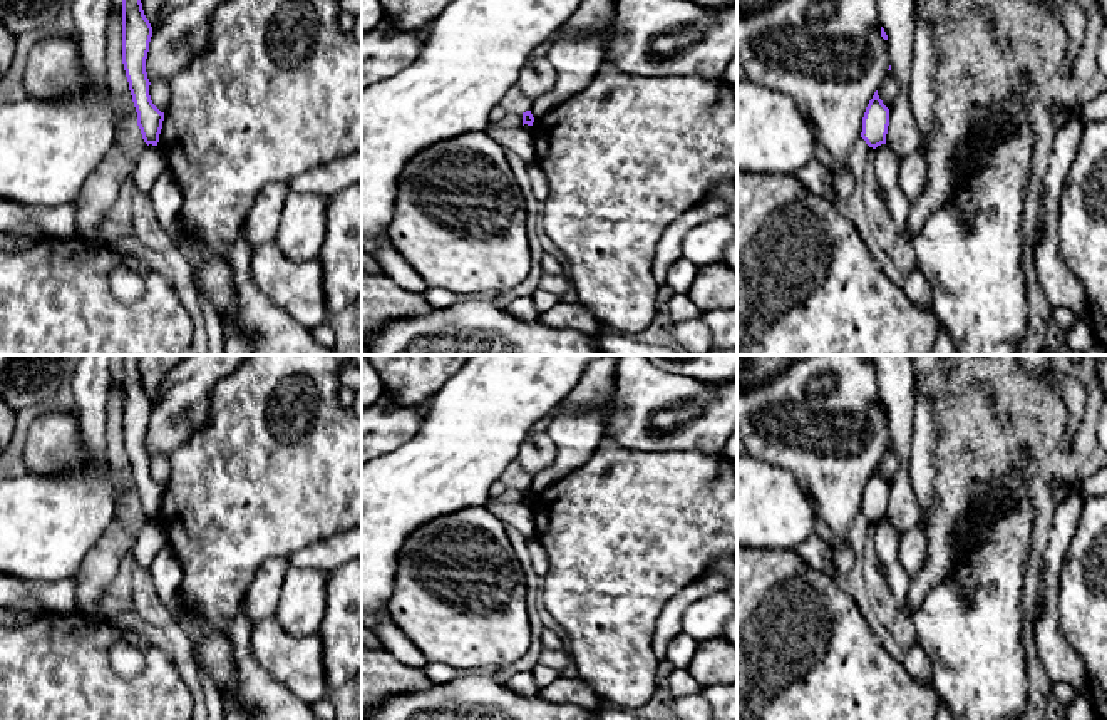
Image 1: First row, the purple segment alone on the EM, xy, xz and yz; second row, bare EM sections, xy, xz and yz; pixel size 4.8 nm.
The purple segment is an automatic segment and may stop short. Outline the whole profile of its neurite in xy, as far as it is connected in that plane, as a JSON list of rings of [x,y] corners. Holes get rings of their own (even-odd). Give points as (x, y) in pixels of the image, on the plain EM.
[[[124,355],[122,370],[122,439],[129,457],[129,465],[137,487],[137,501],[144,517],[157,521],[162,504],[164,487],[151,476],[146,434],[152,402],[144,390],[137,368],[139,355]]]

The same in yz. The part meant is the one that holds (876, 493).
[[[876,465],[862,492],[861,512],[869,522],[876,524],[881,519],[886,519],[888,501],[889,484],[883,479]]]

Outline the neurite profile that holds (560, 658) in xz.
[[[543,648],[541,655],[539,655],[539,663],[548,666],[548,668],[553,668],[553,670],[558,670],[559,673],[563,670],[568,668],[568,665],[573,661],[568,648],[559,648],[559,650],[546,650]]]

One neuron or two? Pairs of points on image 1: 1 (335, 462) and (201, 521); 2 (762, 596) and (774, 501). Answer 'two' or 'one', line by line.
1: one
2: two

